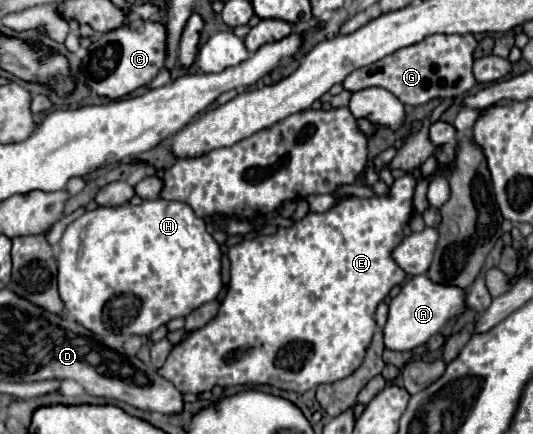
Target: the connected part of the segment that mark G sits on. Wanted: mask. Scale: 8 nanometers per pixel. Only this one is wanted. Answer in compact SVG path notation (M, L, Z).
M434 34L426 36L418 44L400 48L398 52L370 64L364 68L354 70L342 86L350 92L358 92L364 88L380 86L390 90L402 104L424 104L430 98L460 98L468 90L476 86L472 76L472 62L474 62L474 48L476 38L472 34Z

